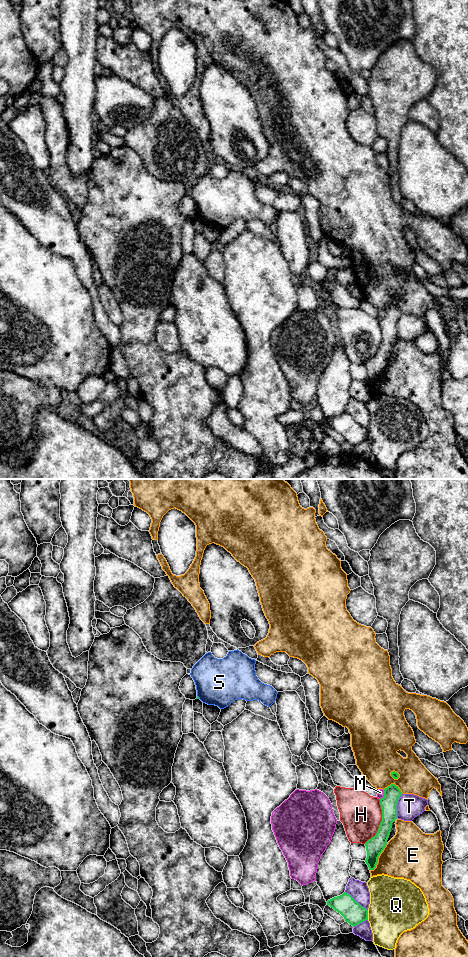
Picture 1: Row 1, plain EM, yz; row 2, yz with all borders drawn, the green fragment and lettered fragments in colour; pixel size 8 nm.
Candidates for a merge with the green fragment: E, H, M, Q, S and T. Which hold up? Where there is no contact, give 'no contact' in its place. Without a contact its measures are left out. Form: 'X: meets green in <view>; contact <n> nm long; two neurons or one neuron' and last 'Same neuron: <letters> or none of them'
E: meets green in yz; contact 260 nm long; two neurons
H: meets green in yz; contact 380 nm long; two neurons
M: meets green in yz; contact 90 nm long; two neurons
Q: meets green in yz; contact 80 nm long; two neurons
S: meets green in yz; contact 40 nm long; two neurons
T: meets green in yz; contact 200 nm long; two neurons
Same neuron: none of them

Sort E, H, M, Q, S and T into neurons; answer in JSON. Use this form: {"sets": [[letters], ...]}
{"sets": [["E"], ["H"], ["M", "T"], ["Q"], ["S"]]}

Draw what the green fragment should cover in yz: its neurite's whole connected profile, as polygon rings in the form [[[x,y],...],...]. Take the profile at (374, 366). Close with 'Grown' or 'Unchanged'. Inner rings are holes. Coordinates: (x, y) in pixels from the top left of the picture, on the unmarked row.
[[[395,304],[384,309],[384,317],[379,319],[382,329],[382,341],[374,357],[366,363],[367,378],[365,380],[369,390],[374,390],[378,378],[387,365],[392,343],[397,339],[397,323],[403,313]]]. Unchanged

